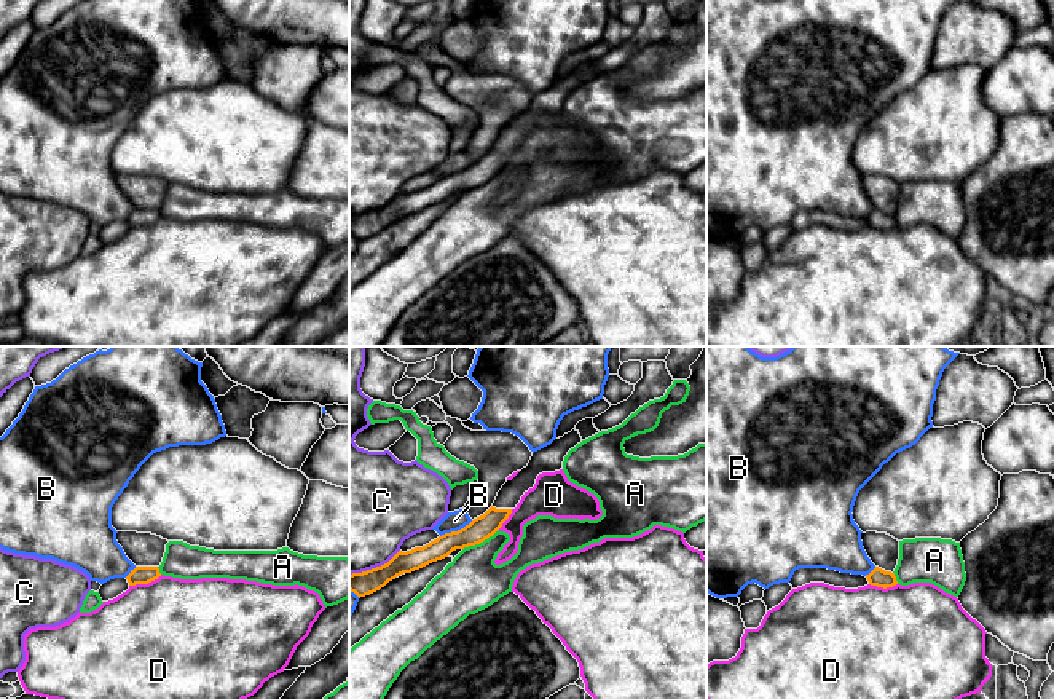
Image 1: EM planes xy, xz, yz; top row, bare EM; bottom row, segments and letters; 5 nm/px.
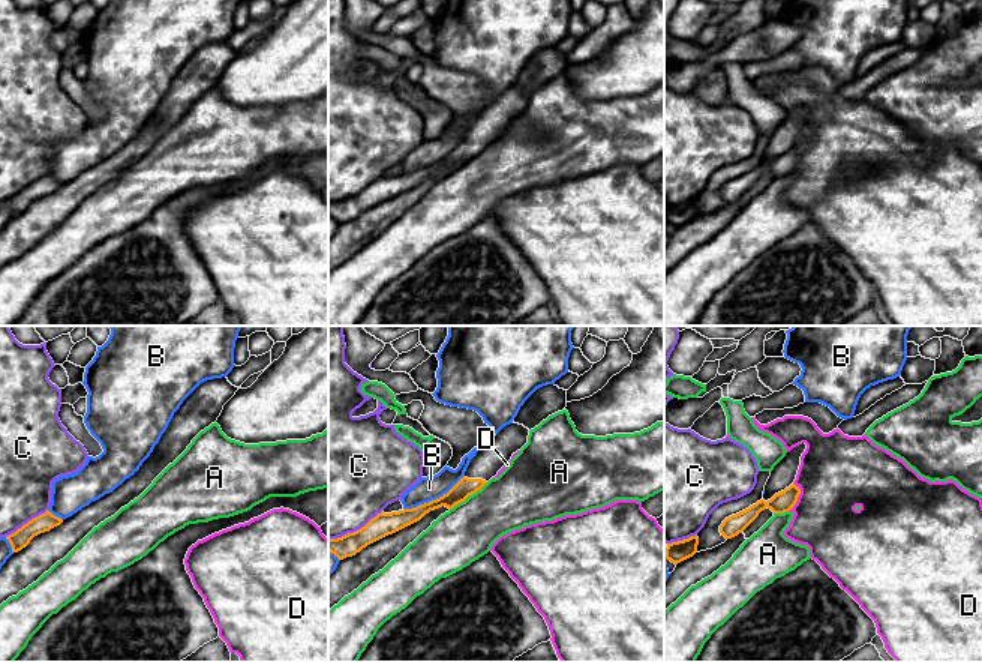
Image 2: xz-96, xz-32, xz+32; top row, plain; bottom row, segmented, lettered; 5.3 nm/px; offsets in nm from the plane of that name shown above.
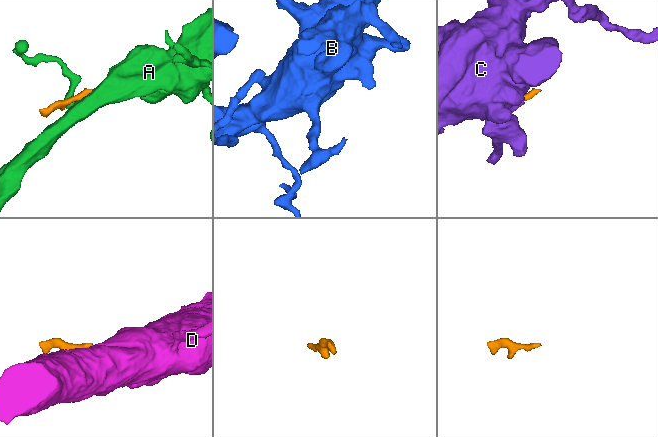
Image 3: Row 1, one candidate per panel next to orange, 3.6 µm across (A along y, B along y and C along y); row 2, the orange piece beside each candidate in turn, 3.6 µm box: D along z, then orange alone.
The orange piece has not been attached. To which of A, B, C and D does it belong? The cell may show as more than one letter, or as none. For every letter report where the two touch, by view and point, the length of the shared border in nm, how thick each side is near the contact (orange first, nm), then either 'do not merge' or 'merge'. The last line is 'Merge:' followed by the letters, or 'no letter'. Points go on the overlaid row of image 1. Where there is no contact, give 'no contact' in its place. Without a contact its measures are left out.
A: meets orange in xz at (480, 541); contact 220 nm long; 120 nm thick on the orange side, 300 nm on the other; do not merge
B: meets orange in xz at (458, 530); contact 190 nm long; 120 nm thick on the orange side, 100 nm on the other; do not merge
C: meets orange in xz at (373, 568); contact 280 nm long; 120 nm thick on the orange side, 500 nm on the other; do not merge
D: meets orange in xy at (145, 583); contact 180 nm long; 100 nm thick on the orange side, 500 nm on the other; do not merge
Merge: no letter

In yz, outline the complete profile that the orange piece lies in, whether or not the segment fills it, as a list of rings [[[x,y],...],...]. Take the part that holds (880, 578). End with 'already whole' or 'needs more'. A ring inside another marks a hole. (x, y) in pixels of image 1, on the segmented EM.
[[[875,567],[869,575],[866,575],[871,586],[877,587],[893,587],[898,584],[895,573],[885,571],[879,567]]] | already whole

